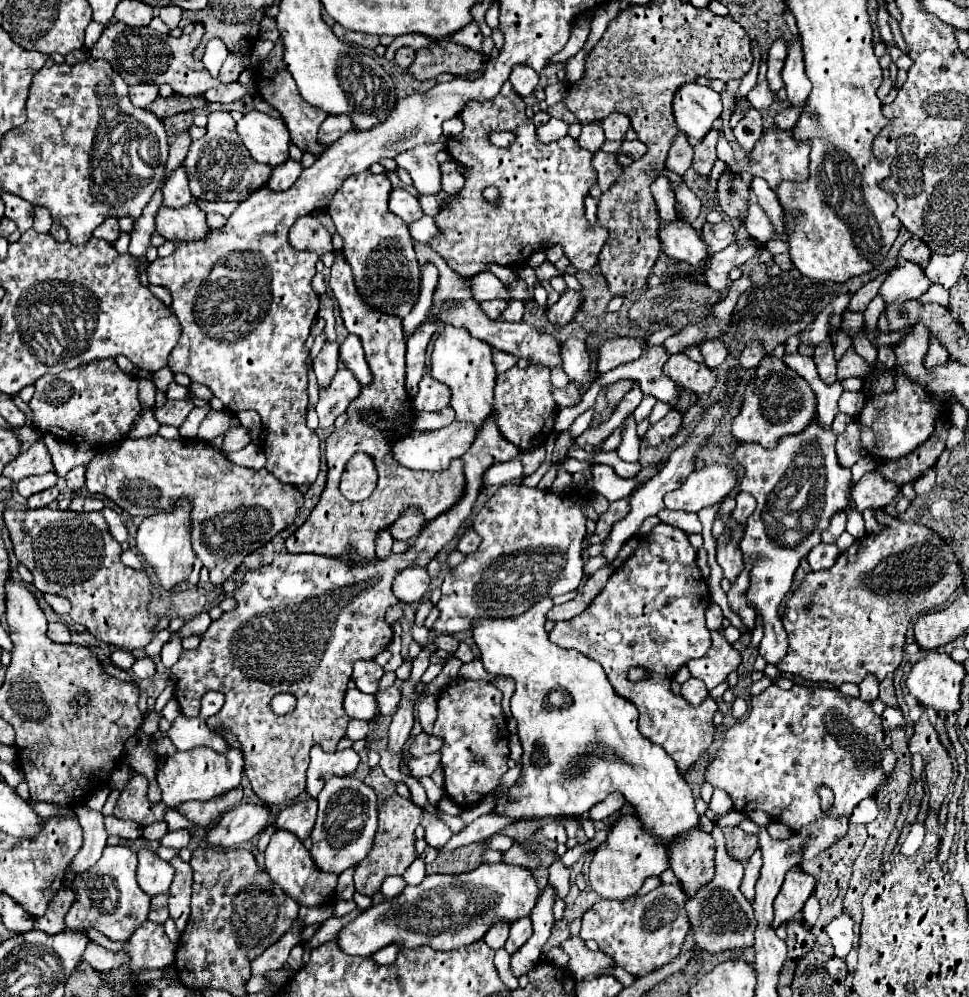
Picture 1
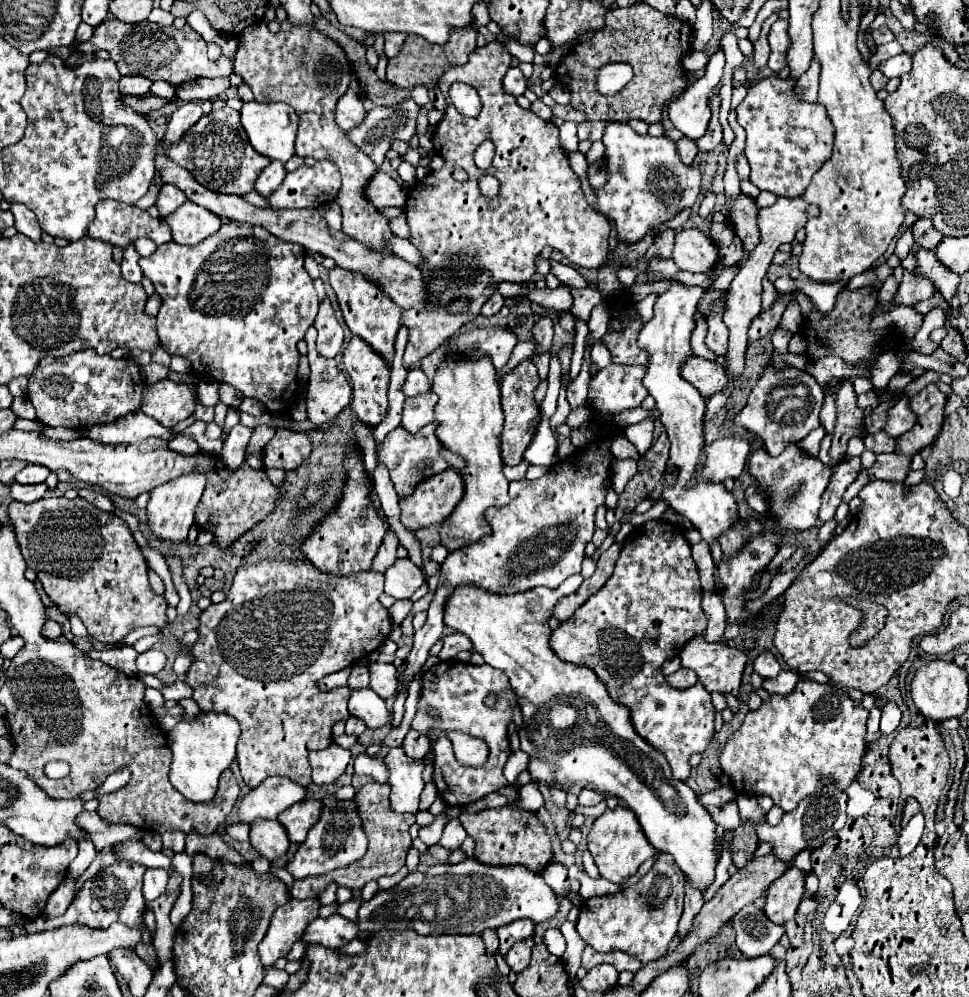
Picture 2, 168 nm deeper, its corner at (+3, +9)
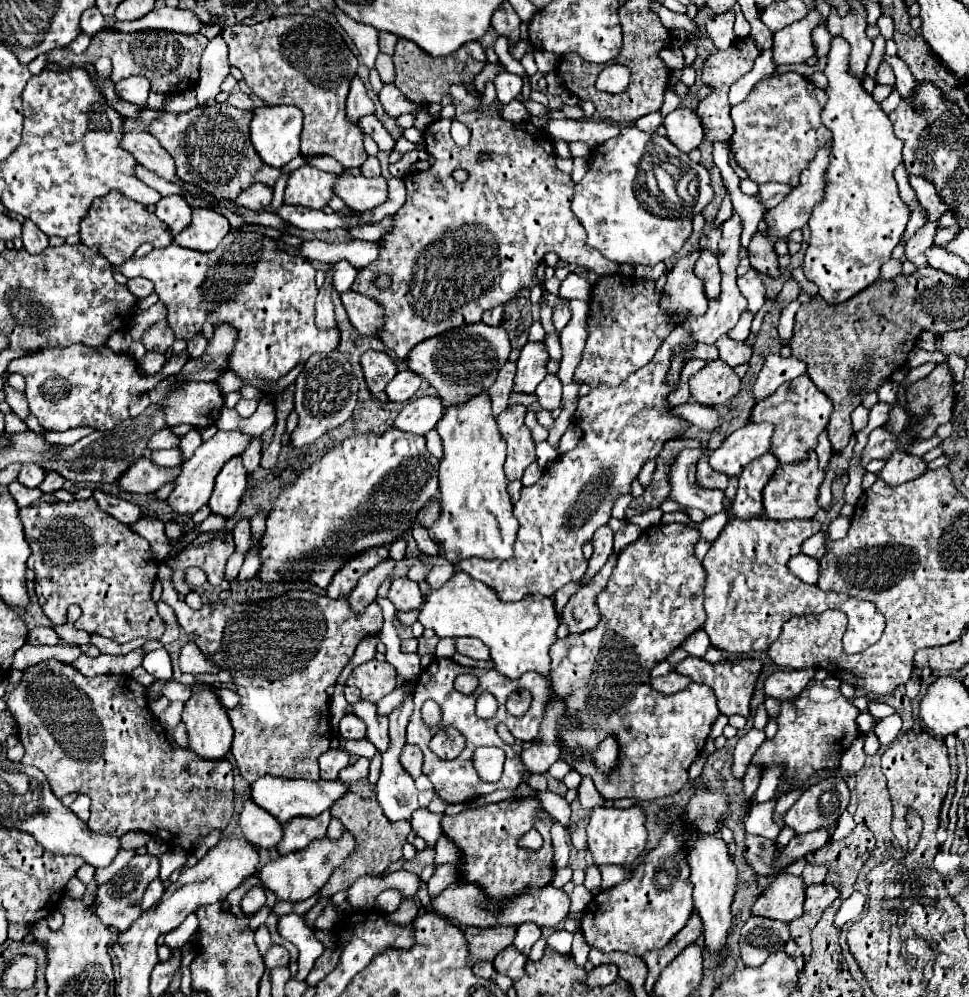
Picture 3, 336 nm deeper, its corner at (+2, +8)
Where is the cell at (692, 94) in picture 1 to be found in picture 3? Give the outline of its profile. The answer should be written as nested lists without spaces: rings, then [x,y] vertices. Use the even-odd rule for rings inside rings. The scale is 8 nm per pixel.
[[[676,108],[664,118],[666,138],[674,142],[682,152],[698,148],[704,138],[704,128],[698,114],[692,108]]]

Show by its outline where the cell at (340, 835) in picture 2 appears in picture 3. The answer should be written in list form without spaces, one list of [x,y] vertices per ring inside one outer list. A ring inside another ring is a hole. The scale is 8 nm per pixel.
[[[342,830],[342,836],[338,840],[330,840],[328,836],[318,838],[306,850],[278,856],[274,862],[268,862],[260,874],[262,884],[270,888],[278,900],[292,900],[292,902],[306,900],[314,896],[332,876],[332,870],[336,870],[336,866],[342,866],[354,852],[356,852],[356,838],[352,838],[348,830]]]

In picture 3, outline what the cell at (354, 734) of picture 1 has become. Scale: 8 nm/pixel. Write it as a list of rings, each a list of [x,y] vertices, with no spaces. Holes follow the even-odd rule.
[[[346,714],[340,720],[340,736],[342,738],[364,738],[366,736],[366,724],[360,722],[358,716],[354,714]]]

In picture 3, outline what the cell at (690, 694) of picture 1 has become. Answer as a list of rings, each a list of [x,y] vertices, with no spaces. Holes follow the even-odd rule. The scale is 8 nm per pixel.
[[[670,672],[666,676],[652,678],[652,688],[662,694],[676,694],[676,692],[688,688],[690,684],[692,684],[692,680],[684,674],[678,674],[678,672]]]

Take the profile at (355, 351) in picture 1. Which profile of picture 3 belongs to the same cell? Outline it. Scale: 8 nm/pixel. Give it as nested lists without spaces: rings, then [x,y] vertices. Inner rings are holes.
[[[366,350],[362,356],[360,356],[360,366],[362,366],[362,372],[364,372],[364,380],[368,384],[368,390],[370,394],[378,400],[378,402],[390,402],[384,388],[386,384],[396,376],[398,368],[396,364],[392,362],[392,358],[386,354],[386,352],[380,352],[380,350]]]

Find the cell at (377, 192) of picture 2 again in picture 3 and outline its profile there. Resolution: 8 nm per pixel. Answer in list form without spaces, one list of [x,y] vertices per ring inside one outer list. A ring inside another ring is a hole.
[[[340,174],[336,182],[336,196],[340,196],[352,210],[366,212],[388,200],[388,184],[382,176],[364,178],[360,174]]]

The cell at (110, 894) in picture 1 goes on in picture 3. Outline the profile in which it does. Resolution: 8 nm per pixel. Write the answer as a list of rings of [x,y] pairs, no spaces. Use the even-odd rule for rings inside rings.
[[[144,854],[144,856],[134,856],[128,866],[124,866],[110,882],[104,886],[98,886],[96,890],[96,904],[94,904],[94,914],[98,916],[100,922],[106,922],[106,926],[112,926],[116,930],[128,930],[132,922],[142,914],[140,910],[140,900],[148,884],[158,878],[158,858]]]

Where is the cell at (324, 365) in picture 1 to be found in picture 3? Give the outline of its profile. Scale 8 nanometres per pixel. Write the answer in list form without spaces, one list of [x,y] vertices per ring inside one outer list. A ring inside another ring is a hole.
[[[326,276],[326,282],[316,298],[316,326],[320,330],[338,330],[334,318],[334,304],[330,300],[330,290],[332,290],[332,276]]]

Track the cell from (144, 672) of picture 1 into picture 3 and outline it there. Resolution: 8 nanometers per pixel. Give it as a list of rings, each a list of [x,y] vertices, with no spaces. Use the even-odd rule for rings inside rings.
[[[164,648],[148,652],[148,654],[144,656],[142,666],[144,666],[144,670],[146,670],[148,674],[152,674],[154,678],[164,678],[164,680],[172,678],[172,664],[170,664],[170,656],[168,656],[168,652],[166,652]]]

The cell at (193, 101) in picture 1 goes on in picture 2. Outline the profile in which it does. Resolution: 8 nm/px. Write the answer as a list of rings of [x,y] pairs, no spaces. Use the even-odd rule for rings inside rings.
[[[123,95],[121,101],[125,105],[129,105],[135,113],[141,113],[141,115],[147,115],[149,111],[155,111],[155,109],[161,109],[163,105],[167,105],[169,101],[167,99],[161,99],[161,97],[155,97],[155,95],[139,95],[139,97],[133,97],[133,95]]]

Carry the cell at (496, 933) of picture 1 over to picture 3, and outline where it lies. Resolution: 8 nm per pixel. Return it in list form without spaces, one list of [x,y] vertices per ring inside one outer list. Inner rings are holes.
[[[480,960],[474,964],[474,972],[476,976],[484,976],[484,978],[492,978],[494,976],[494,962],[492,960]]]

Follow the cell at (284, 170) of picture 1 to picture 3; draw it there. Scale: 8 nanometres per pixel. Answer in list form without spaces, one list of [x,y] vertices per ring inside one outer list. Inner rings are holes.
[[[256,182],[248,190],[244,190],[234,202],[236,202],[236,206],[244,206],[248,210],[260,212],[260,210],[264,210],[272,202],[272,188]]]

